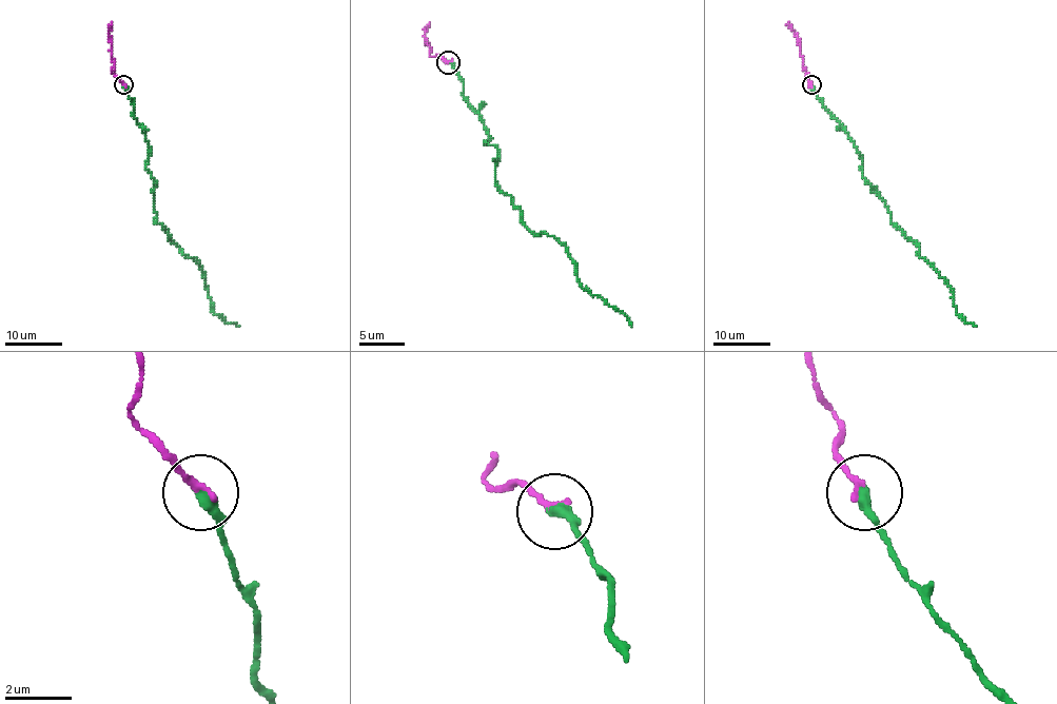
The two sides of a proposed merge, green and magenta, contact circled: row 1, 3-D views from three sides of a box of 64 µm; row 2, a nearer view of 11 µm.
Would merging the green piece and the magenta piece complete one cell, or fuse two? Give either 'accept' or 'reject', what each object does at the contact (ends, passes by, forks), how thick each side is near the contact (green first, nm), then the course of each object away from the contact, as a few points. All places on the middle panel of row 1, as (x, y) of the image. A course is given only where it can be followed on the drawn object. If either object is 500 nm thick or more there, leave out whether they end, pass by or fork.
accept; green ends; magenta ends; calibres 360 and 220 nm; course green (447, 63), (486, 129), (484, 142), (495, 148), (495, 181), (520, 220), (554, 236), (580, 284), (631, 327); course magenta (447, 63), (429, 54), (431, 47), (425, 38), (429, 22)

